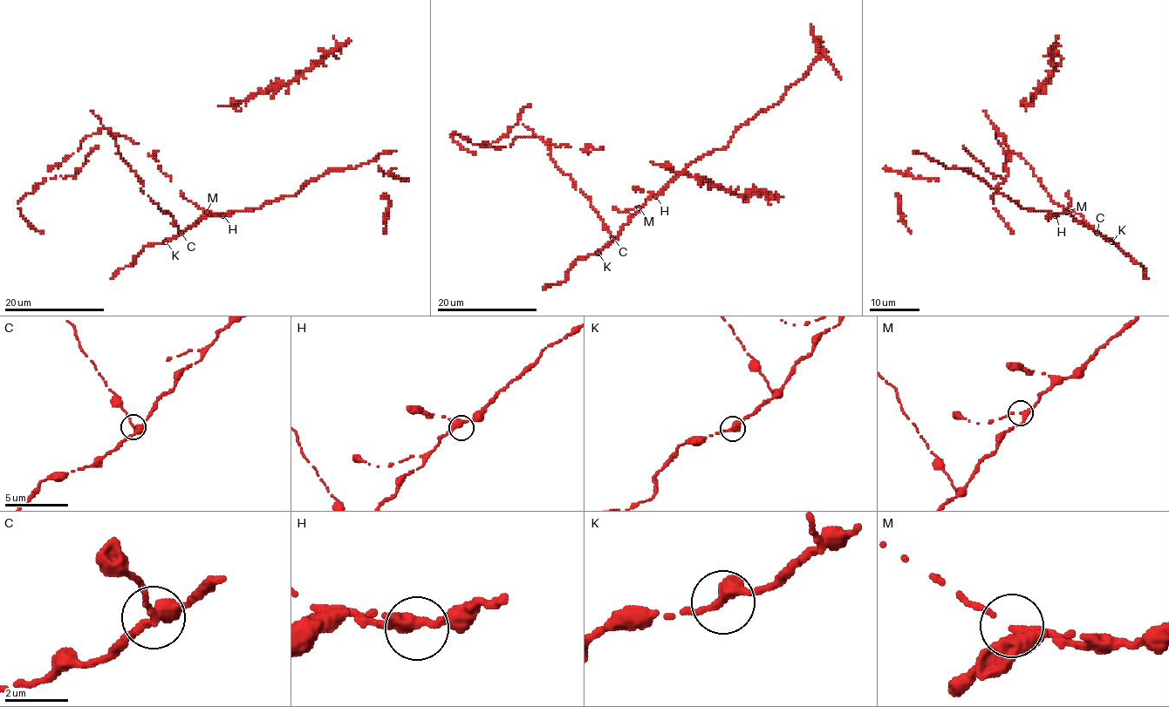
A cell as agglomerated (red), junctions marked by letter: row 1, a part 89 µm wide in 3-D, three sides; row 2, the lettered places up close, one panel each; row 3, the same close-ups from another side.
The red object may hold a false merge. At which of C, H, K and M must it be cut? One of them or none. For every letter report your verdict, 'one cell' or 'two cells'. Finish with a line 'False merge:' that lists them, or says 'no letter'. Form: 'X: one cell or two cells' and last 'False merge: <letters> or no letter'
C: two cells
H: one cell
K: one cell
M: one cell
False merge: C

